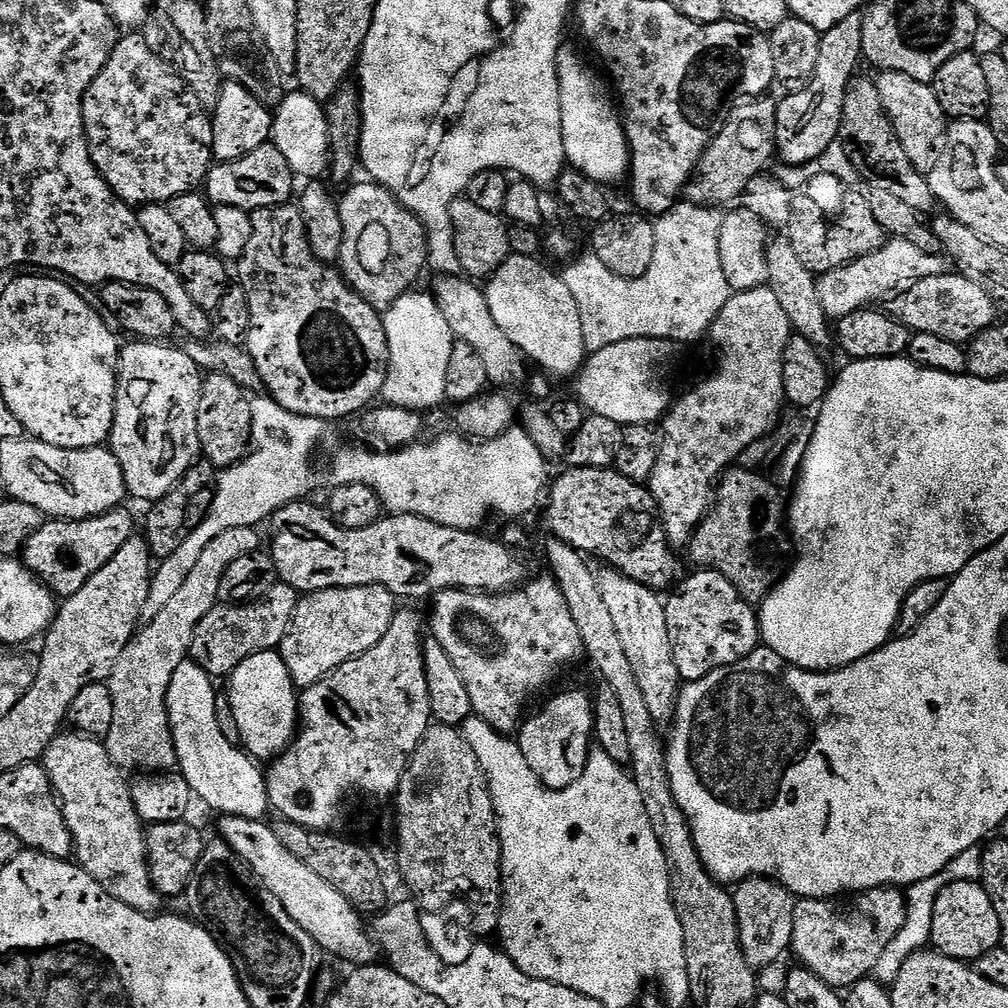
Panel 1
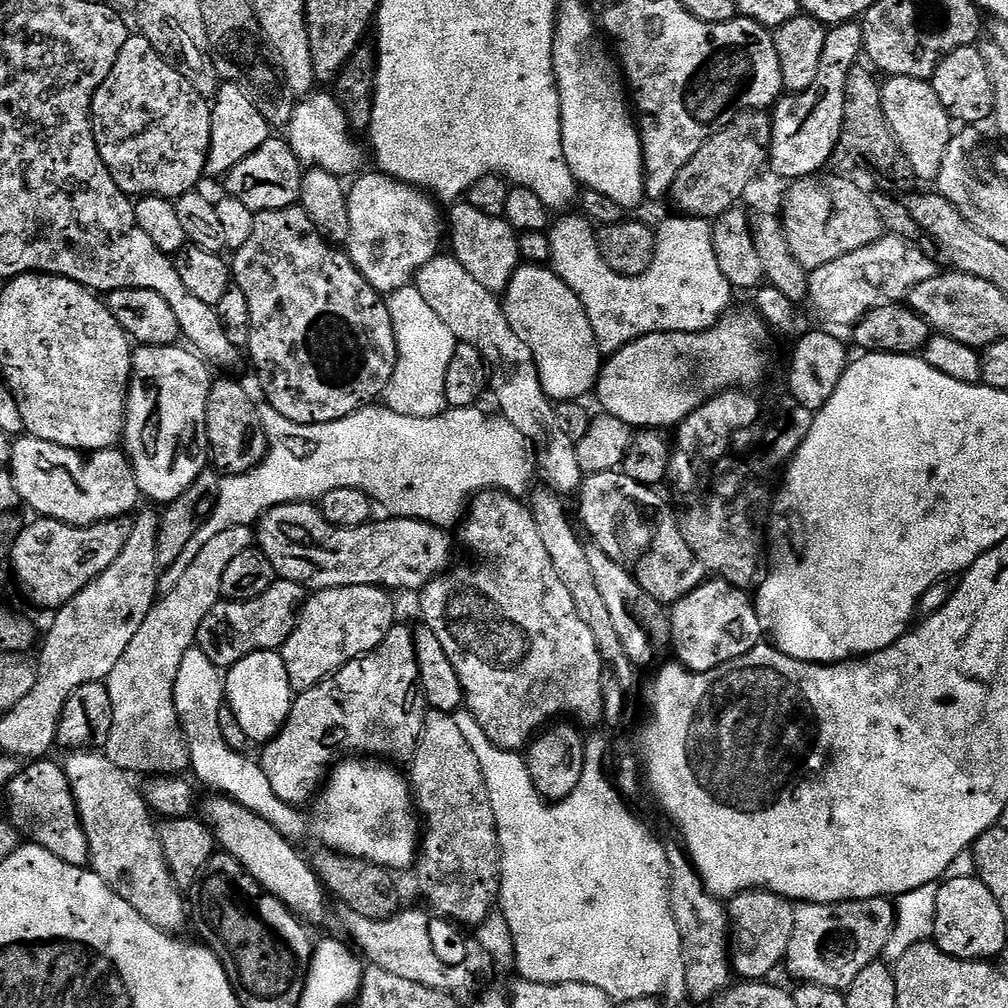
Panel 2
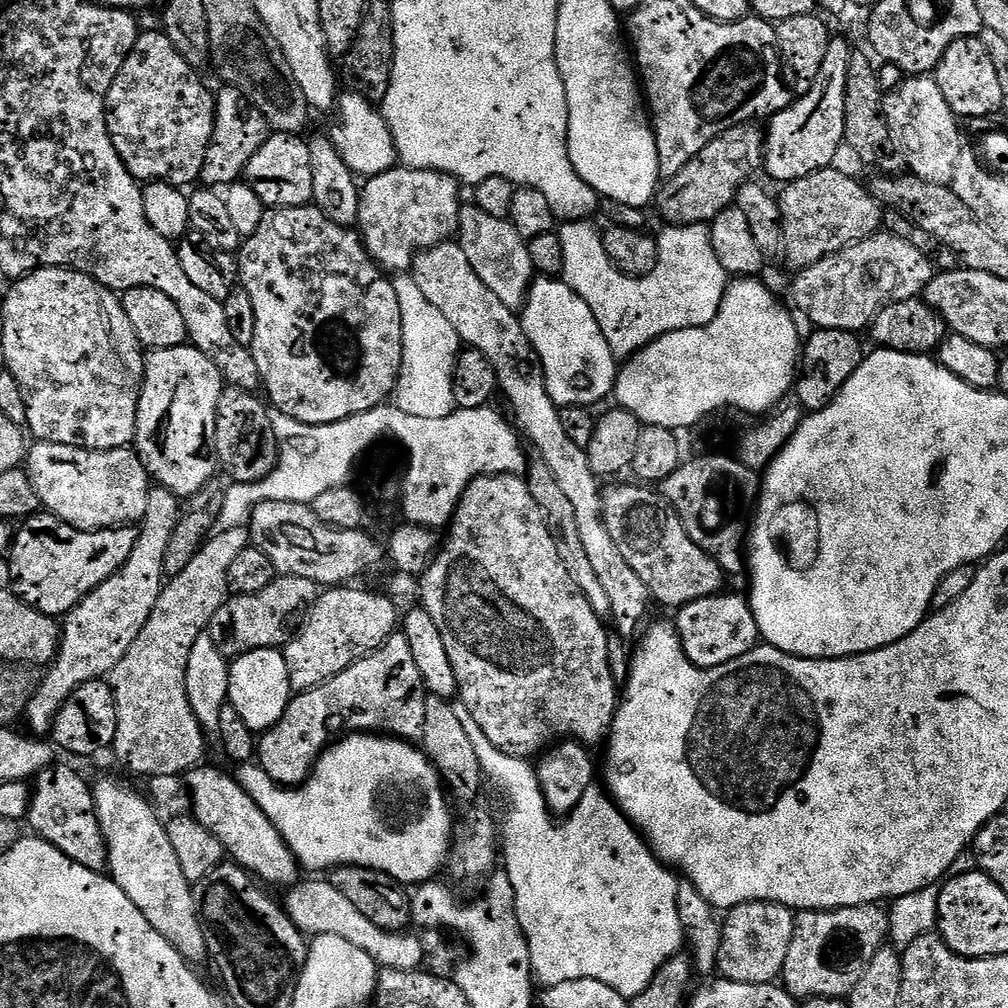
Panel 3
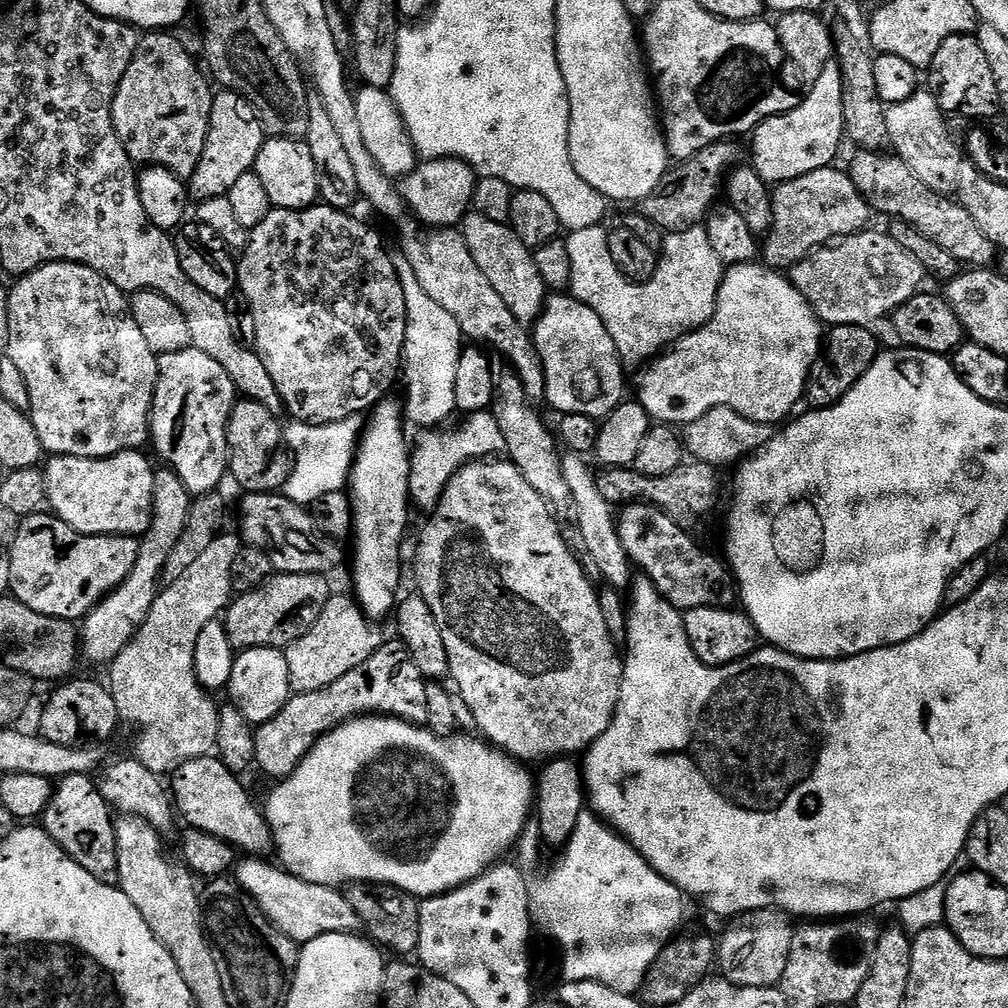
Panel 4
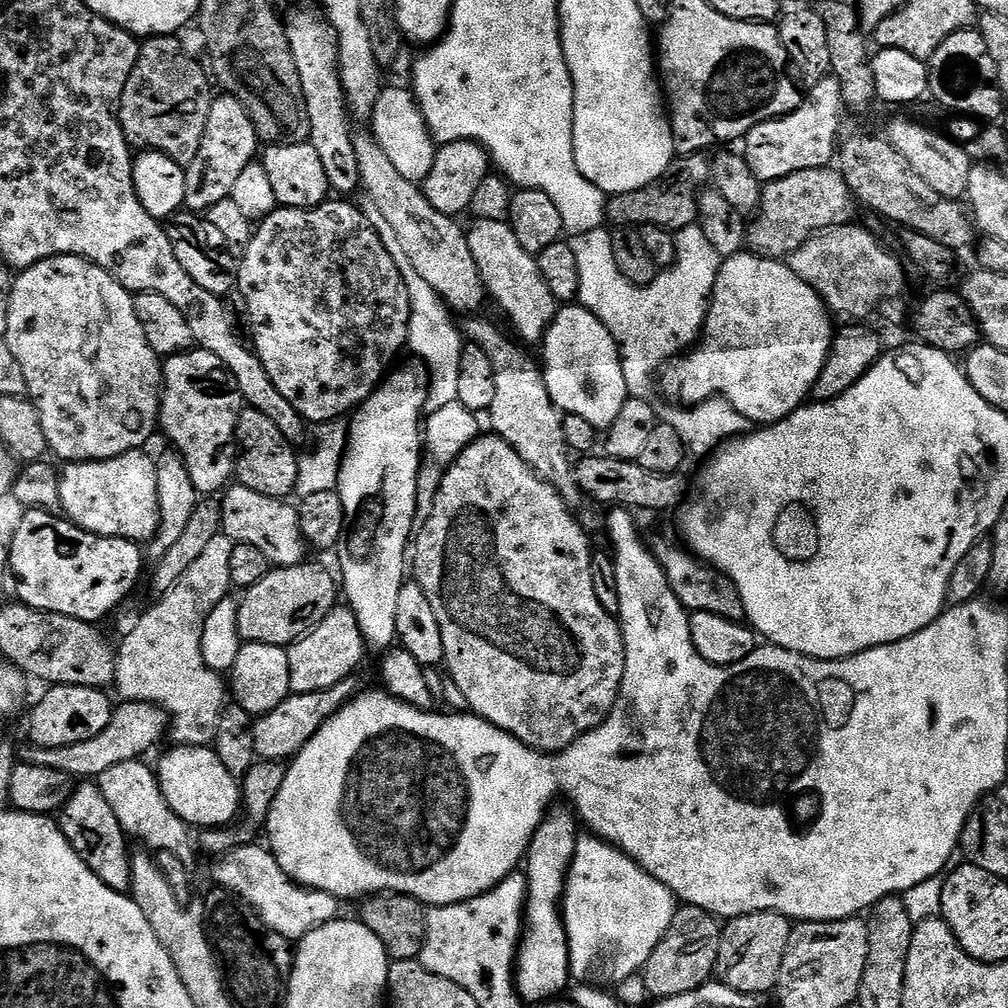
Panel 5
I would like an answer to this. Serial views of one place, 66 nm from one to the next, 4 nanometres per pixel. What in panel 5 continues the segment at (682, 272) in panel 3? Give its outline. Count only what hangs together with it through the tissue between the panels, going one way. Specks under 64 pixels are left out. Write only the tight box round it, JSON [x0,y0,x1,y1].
[571,223,722,398]

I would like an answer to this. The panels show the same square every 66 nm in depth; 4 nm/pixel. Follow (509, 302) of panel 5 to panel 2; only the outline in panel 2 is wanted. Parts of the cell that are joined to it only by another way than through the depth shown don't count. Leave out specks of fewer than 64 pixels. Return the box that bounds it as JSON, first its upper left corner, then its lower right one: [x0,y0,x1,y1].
[446,202,522,294]

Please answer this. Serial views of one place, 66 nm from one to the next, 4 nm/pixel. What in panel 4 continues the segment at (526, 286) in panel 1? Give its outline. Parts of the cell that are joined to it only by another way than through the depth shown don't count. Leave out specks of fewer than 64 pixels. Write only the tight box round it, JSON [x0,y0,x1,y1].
[534,294,625,418]

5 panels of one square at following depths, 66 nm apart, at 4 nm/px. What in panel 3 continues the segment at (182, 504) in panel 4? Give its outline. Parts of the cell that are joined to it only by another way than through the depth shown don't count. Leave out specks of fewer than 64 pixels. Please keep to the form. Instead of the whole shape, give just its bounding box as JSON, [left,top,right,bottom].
[26,486,181,737]

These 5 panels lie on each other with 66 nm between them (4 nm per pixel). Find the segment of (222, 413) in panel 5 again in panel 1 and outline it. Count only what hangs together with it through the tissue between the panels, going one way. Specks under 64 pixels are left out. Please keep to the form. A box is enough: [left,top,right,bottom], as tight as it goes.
[110,342,204,502]

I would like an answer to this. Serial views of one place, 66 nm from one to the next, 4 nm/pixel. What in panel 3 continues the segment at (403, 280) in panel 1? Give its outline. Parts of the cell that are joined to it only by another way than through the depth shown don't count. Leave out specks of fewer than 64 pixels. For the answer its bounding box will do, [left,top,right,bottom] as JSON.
[358,166,460,273]

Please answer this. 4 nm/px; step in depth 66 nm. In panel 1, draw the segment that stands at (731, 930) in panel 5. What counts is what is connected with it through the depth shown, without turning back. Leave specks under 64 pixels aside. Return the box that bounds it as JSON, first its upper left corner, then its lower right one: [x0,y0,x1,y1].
[732,876,797,970]

